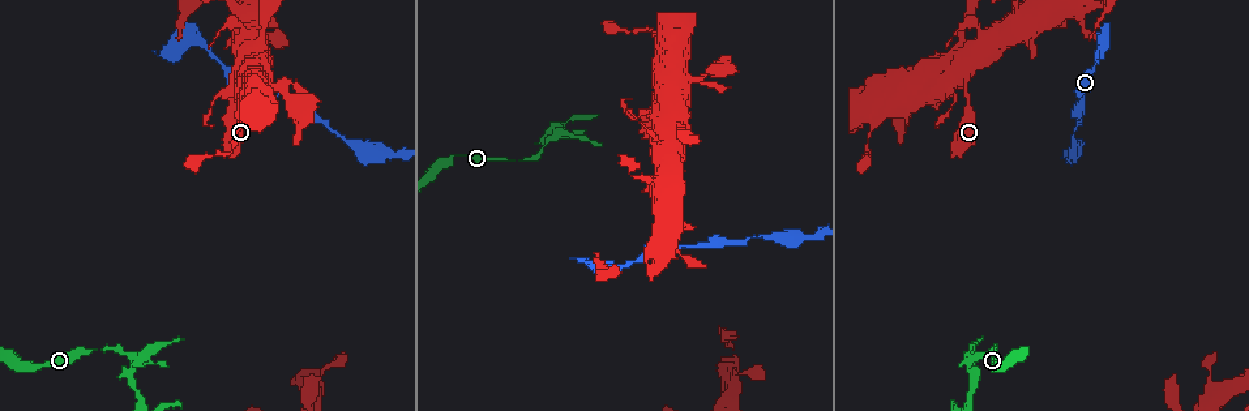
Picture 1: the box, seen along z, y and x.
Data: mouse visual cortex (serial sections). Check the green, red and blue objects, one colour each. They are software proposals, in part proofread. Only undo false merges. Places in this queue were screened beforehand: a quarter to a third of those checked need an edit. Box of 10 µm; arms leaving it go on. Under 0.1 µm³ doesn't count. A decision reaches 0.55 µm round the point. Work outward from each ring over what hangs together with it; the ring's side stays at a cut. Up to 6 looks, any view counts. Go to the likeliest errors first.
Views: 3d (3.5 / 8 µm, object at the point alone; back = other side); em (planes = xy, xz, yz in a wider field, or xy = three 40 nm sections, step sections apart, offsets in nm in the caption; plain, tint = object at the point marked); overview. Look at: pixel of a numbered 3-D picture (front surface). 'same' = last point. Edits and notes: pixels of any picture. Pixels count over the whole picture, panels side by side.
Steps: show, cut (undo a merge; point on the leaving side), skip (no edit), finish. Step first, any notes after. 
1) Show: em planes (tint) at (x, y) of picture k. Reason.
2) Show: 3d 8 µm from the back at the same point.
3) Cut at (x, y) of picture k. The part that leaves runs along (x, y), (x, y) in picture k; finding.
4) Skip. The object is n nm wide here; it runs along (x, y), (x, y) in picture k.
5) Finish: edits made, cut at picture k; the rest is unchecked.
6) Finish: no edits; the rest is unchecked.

Show: 3d 3.5 µm at (140, 360) of picture 1. Sharp bend.

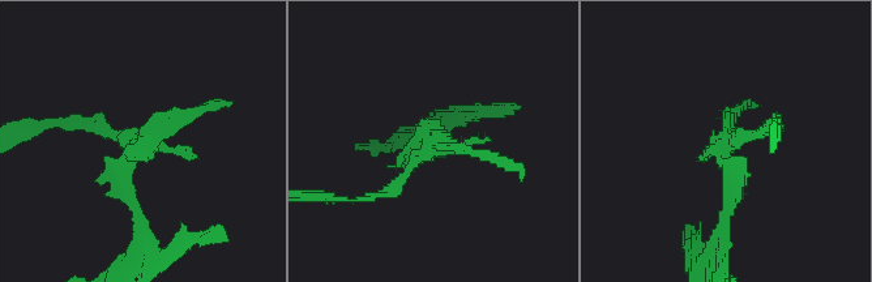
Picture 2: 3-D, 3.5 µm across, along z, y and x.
Show: em xy step 2 (tint) at (426, 144) of picture 2. Need the tissue.

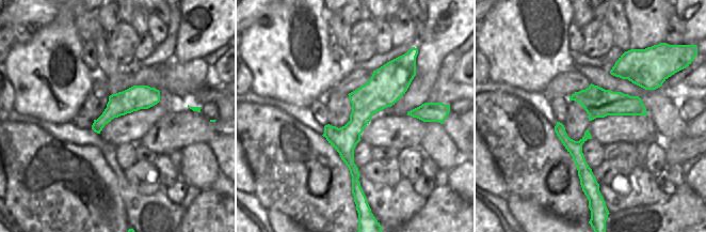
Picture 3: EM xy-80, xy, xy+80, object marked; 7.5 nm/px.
Cut at (133, 148) of picture 2. The part that leaves runs along (120, 135), (144, 239) in picture 2; two cells meet here.

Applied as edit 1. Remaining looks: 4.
Show: 3d 8 µm at (629, 263) of picture 1. Sudden change in width.

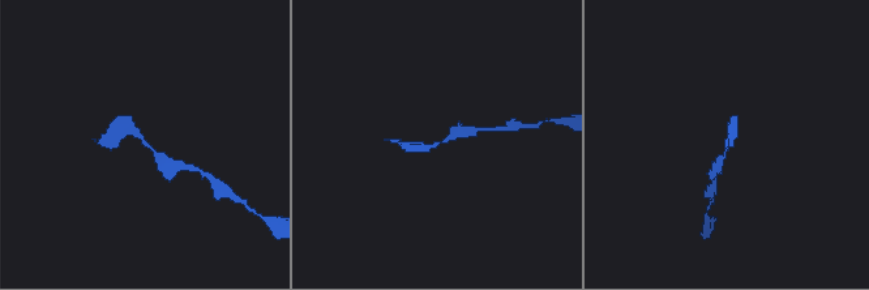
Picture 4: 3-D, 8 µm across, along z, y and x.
Show: em xy step 1 (tint) at the same point. The arms are 250, 300 nm wide; shape alone is not enough.

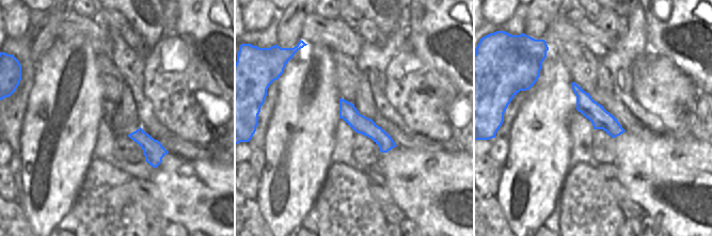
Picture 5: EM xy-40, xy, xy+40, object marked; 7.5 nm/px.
Skip. The object is 140 nm wide here; it runs along (171, 166), (132, 126), (116, 131) in picture 4; all the same cell.

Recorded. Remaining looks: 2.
Show: 3d 3.5 µm at (662, 123) of picture 1. A narrow waist.

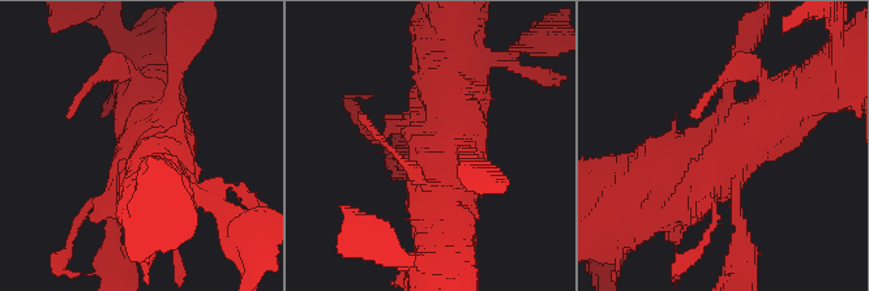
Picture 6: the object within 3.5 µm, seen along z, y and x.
Show: em xy step 5 (tint) at (431, 145) of picture 6.

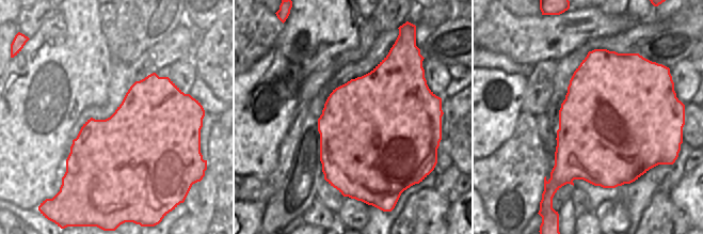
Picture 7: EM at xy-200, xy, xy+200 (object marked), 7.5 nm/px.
Skip. One cell here.

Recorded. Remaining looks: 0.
Finish: edits made, cut at picture 2; the rest is unchecked.

